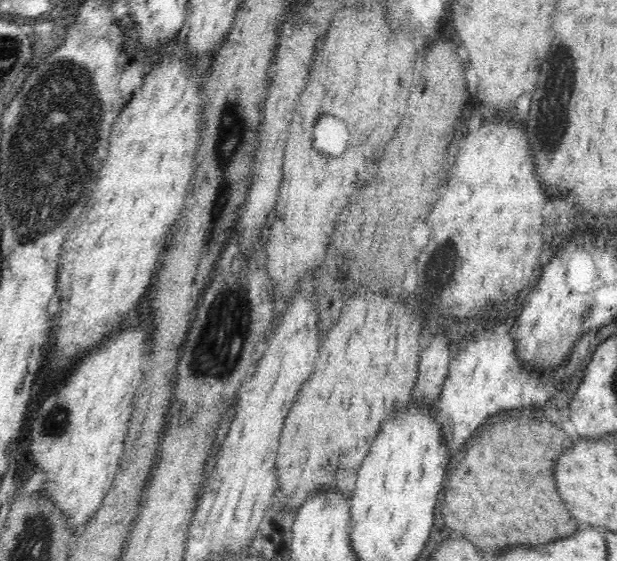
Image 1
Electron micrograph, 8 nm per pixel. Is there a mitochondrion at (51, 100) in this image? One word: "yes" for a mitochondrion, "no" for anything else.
yes

